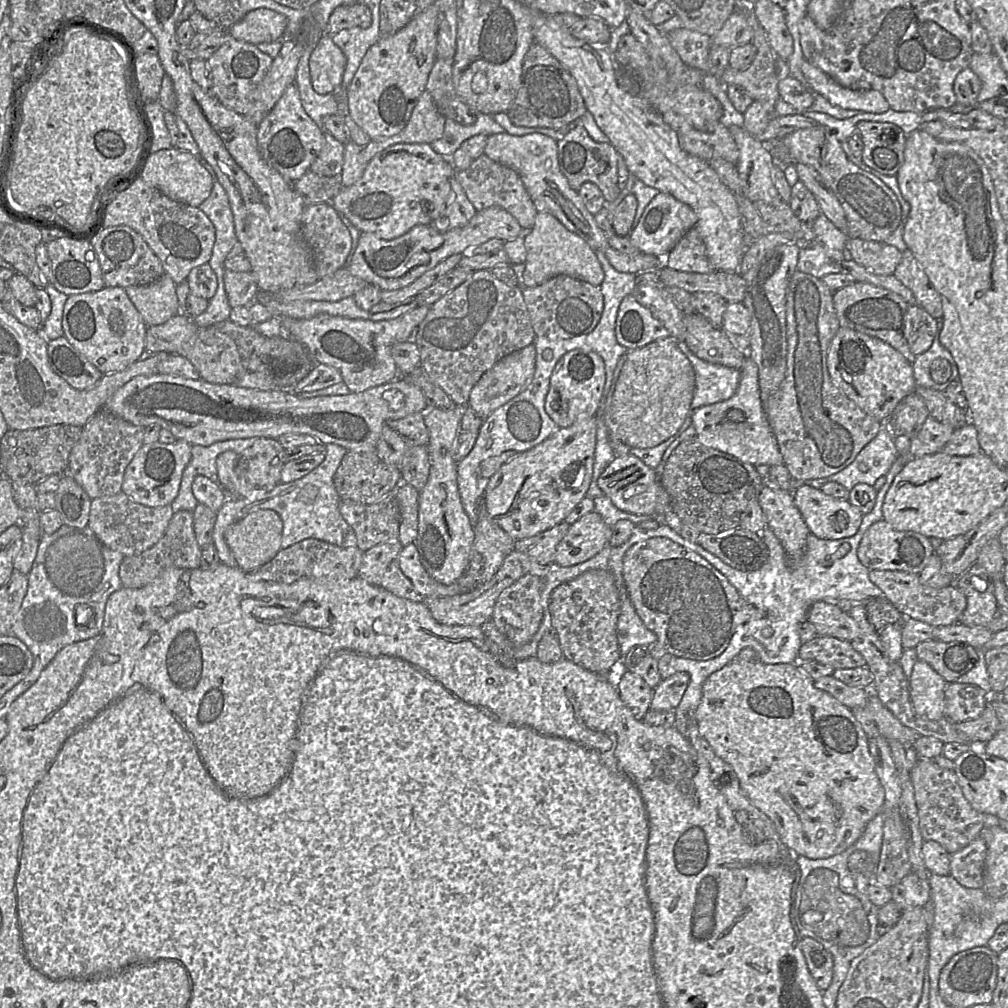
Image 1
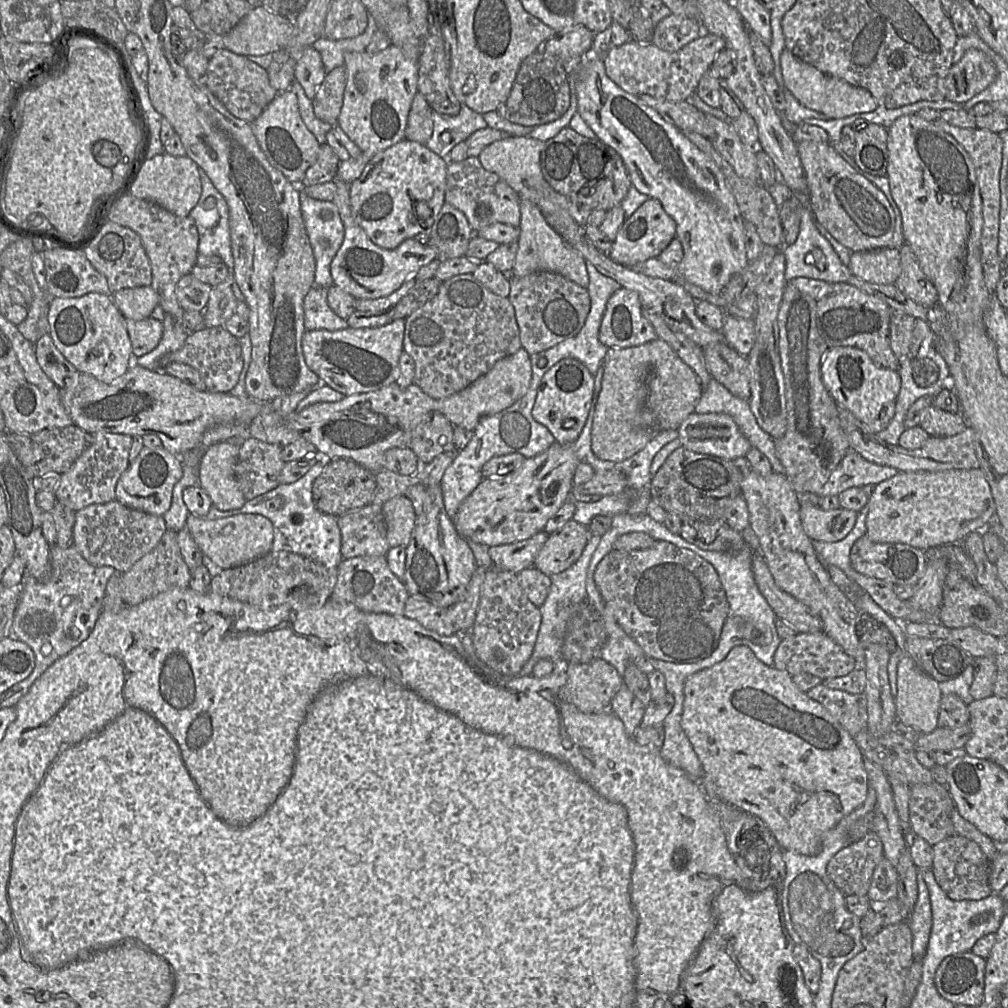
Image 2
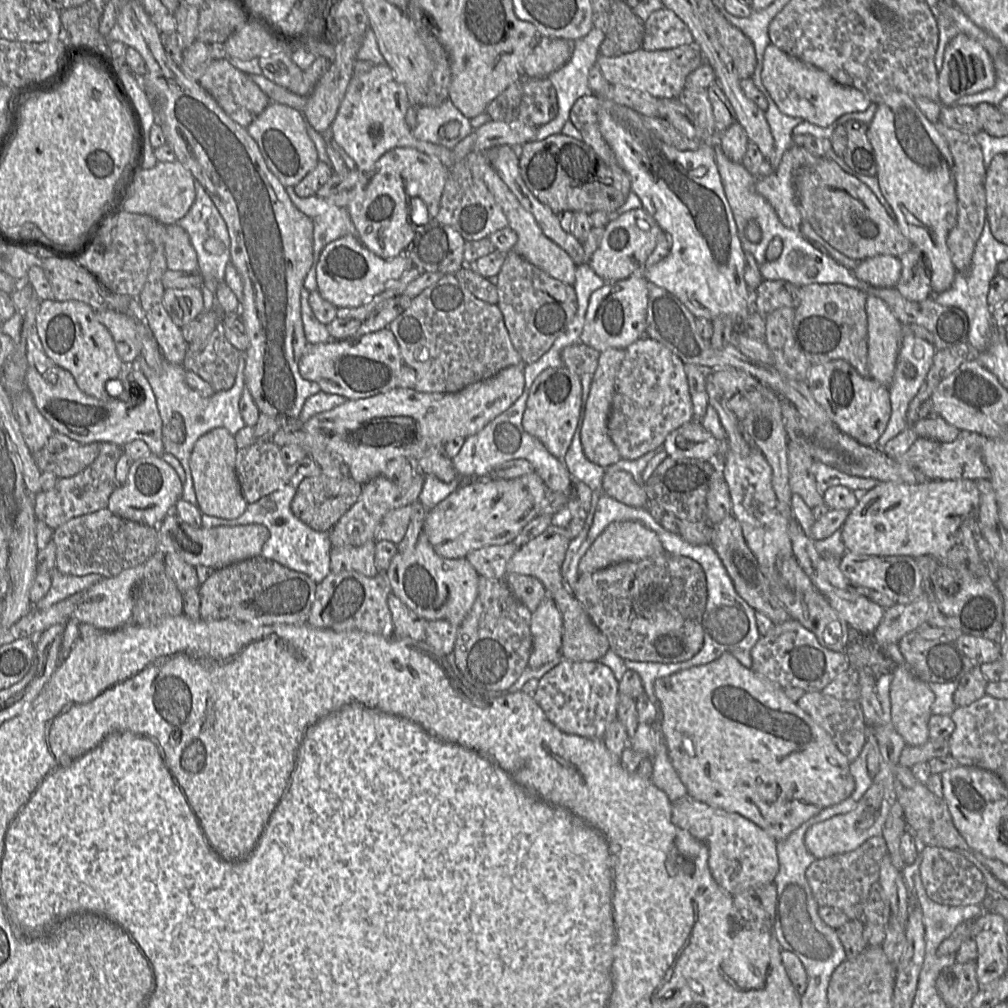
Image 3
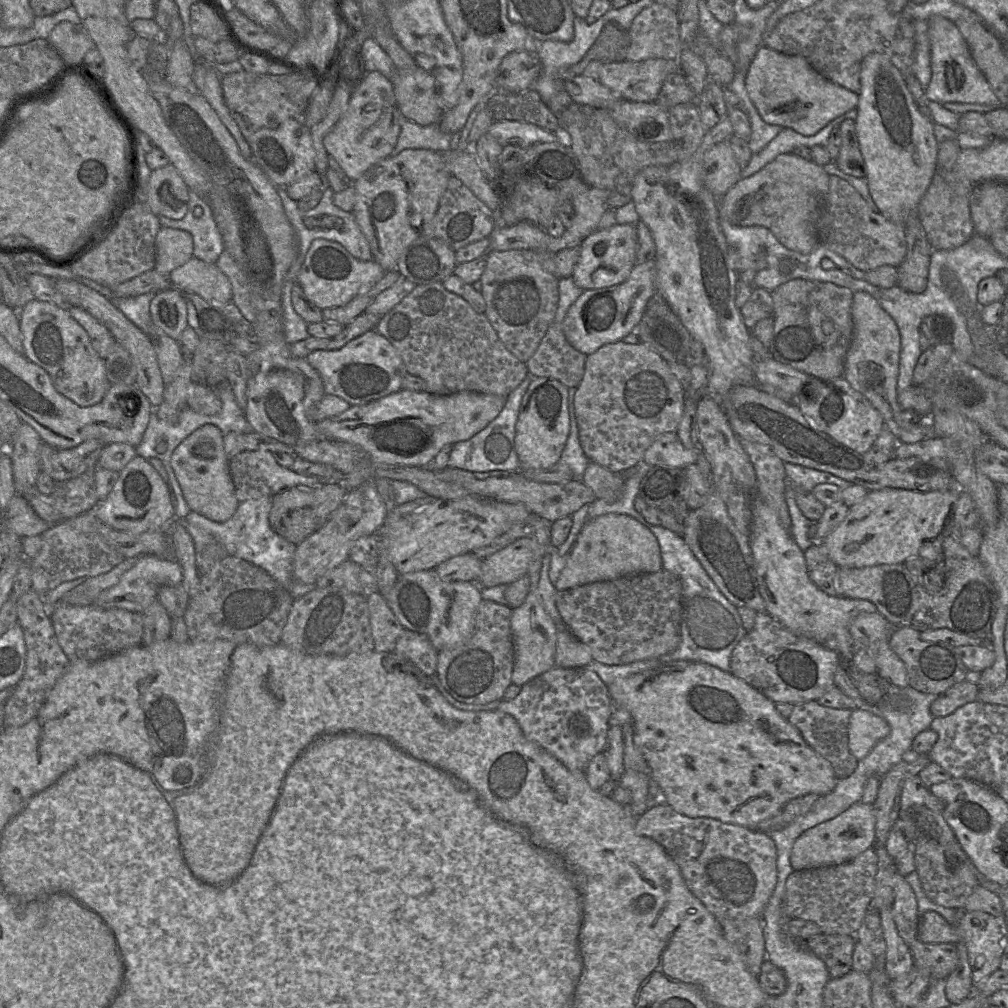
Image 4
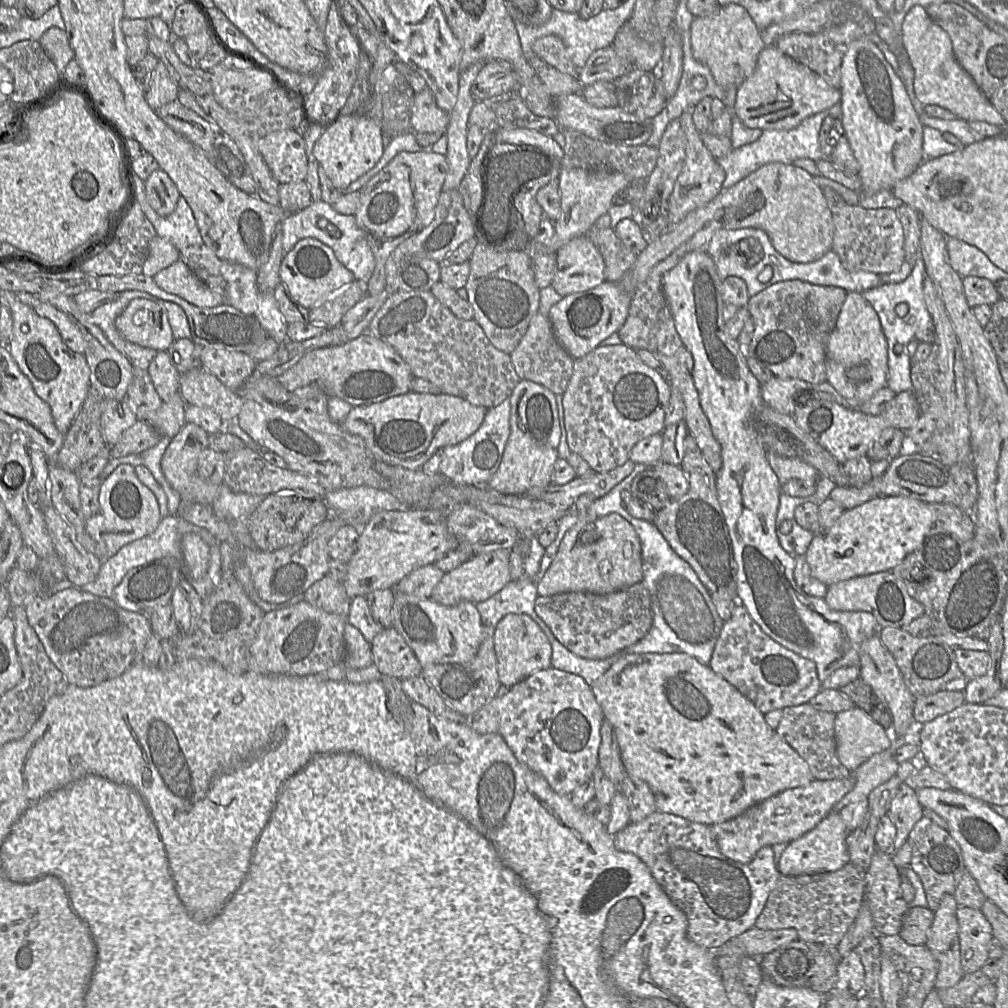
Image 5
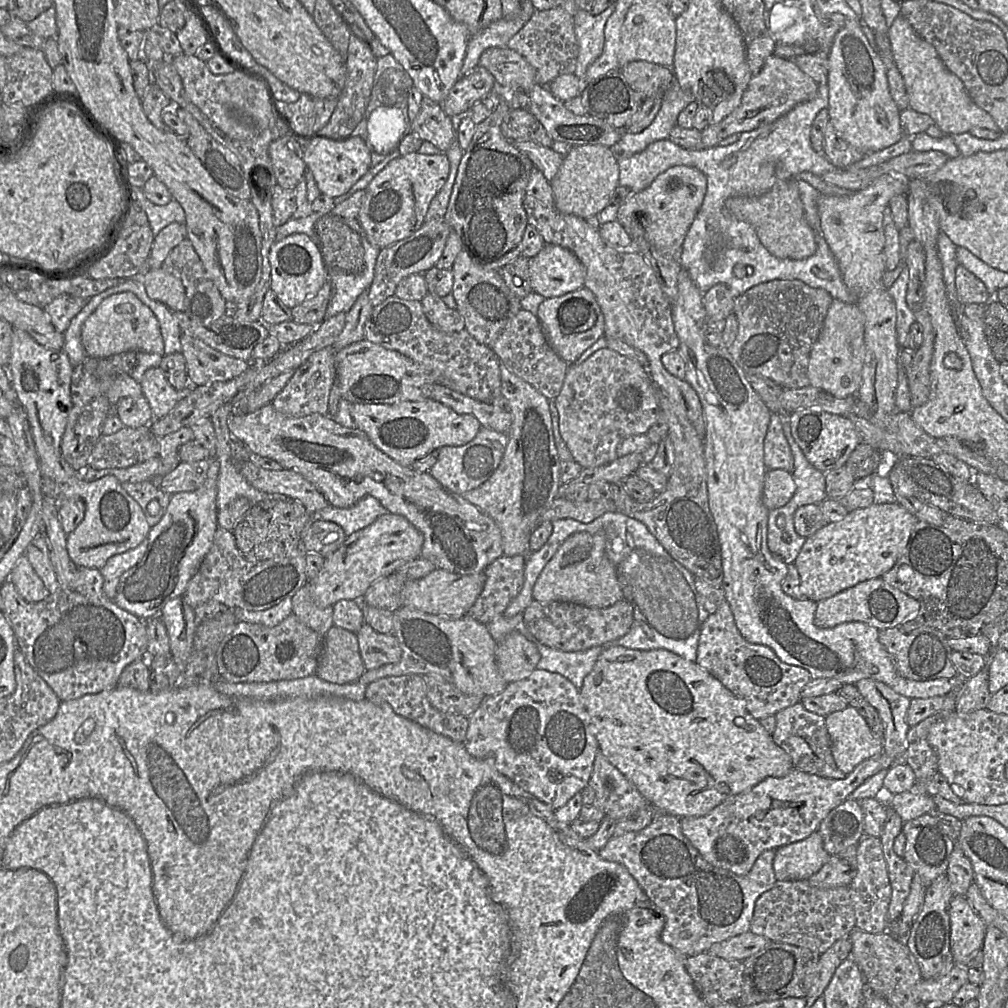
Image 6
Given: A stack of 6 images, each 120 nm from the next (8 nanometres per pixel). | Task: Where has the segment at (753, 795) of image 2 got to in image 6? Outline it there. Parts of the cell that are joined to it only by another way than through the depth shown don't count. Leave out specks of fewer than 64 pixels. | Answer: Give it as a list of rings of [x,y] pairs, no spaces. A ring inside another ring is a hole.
[[[622,646],[610,647],[600,654],[592,671],[584,678],[579,693],[589,715],[599,751],[658,811],[658,814],[675,816],[680,820],[683,817],[705,816],[729,797],[754,787],[768,777],[784,777],[794,768],[791,758],[774,744],[771,735],[763,729],[760,722],[746,711],[743,701],[735,697],[718,679],[695,662],[688,661],[668,650],[635,650]]]

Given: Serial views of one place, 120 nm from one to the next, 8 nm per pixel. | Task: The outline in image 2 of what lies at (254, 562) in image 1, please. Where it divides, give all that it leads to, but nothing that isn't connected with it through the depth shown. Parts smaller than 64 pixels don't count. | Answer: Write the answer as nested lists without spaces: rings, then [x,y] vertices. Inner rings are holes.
[[[189,514],[186,528],[203,555],[221,569],[242,566],[271,553],[273,524],[260,514],[241,514],[217,520],[207,520]]]

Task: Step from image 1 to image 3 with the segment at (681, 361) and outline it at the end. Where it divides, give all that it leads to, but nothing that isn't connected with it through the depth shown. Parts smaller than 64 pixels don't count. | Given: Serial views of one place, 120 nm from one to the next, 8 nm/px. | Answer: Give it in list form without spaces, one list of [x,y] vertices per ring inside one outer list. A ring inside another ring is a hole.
[[[611,348],[601,352],[598,367],[593,375],[590,394],[585,404],[582,404],[581,415],[583,422],[580,431],[580,440],[586,458],[603,468],[616,464],[621,460],[618,449],[608,433],[608,420],[611,412],[615,392],[615,380],[625,357],[625,349]]]

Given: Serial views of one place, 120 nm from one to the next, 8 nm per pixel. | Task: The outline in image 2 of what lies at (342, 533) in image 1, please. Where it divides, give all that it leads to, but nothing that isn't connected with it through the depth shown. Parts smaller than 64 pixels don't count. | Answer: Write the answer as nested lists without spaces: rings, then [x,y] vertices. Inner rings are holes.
[[[327,456],[321,457],[323,457],[323,460],[316,463],[303,477],[296,482],[290,484],[280,484],[275,489],[252,500],[246,501],[245,505],[240,509],[222,511],[212,506],[206,516],[207,520],[217,520],[241,514],[260,514],[268,518],[273,524],[274,538],[271,552],[292,552],[320,562],[326,567],[337,567],[344,560],[341,555],[341,531],[338,526],[338,519],[336,516],[319,511],[316,508],[312,497],[313,483],[315,479],[322,473],[326,463],[330,461],[330,458]]]

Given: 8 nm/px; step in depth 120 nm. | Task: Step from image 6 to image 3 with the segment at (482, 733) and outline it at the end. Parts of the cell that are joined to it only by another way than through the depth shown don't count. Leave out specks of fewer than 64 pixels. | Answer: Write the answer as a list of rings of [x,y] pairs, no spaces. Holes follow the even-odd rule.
[[[563,660],[538,680],[533,698],[551,723],[567,734],[604,739],[608,727],[617,719],[619,703],[619,681],[608,666],[600,661]]]

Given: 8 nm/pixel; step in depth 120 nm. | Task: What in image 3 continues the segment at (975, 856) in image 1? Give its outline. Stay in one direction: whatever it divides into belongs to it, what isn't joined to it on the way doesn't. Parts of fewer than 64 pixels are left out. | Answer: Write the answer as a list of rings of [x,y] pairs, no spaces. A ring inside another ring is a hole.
[[[925,846],[921,850],[919,873],[928,896],[935,902],[948,906],[982,904],[989,894],[982,872],[966,857],[953,850]]]

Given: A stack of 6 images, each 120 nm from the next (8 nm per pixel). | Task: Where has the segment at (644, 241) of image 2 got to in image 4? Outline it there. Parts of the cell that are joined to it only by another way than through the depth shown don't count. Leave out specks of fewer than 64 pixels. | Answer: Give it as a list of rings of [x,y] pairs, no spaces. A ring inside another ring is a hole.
[[[617,224],[597,229],[579,243],[579,259],[571,278],[583,290],[611,287],[624,282],[637,263],[638,237],[635,224]]]

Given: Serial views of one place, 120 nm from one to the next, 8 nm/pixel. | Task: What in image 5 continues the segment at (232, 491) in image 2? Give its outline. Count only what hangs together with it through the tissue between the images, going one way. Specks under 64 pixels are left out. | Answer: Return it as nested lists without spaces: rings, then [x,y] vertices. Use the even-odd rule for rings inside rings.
[[[186,423],[180,432],[171,439],[166,448],[161,467],[168,482],[176,490],[182,501],[211,505],[219,494],[220,485],[214,485],[201,479],[197,473],[197,461],[200,453],[208,448],[209,434],[201,427]]]

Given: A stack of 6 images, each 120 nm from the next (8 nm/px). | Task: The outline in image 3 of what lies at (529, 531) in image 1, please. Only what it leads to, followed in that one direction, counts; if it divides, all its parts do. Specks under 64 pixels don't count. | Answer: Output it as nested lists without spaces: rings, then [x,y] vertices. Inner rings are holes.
[[[536,472],[515,479],[489,476],[473,479],[427,511],[423,532],[439,556],[463,558],[480,548],[511,543],[529,522],[540,515],[546,494],[547,487]]]

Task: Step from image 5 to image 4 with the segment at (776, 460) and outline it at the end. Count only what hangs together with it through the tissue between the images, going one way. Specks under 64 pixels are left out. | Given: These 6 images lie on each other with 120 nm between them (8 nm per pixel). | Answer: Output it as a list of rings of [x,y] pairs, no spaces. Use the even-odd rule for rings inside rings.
[[[785,463],[785,473],[788,488],[796,490],[797,492],[811,492],[818,484],[834,484],[841,489],[853,485],[852,483],[828,472],[797,464]]]

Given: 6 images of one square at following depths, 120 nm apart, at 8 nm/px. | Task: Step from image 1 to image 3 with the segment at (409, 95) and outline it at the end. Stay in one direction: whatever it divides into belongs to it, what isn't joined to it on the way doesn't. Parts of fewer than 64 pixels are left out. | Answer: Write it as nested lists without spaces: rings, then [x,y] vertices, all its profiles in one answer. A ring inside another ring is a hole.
[[[386,64],[374,65],[368,72],[354,75],[348,84],[337,116],[332,123],[332,139],[353,159],[360,173],[370,171],[386,152],[397,148],[416,149],[437,159],[446,168],[456,162],[452,150],[416,139],[406,124],[410,107],[405,87],[399,84],[391,68]]]

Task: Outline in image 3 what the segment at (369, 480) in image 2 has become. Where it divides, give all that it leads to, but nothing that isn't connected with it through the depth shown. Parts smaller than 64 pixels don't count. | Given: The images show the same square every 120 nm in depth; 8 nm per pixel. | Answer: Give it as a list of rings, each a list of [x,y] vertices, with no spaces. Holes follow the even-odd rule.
[[[323,473],[307,477],[299,482],[291,502],[293,514],[315,531],[328,532],[339,519],[355,504],[361,495],[363,485],[349,475],[329,477]]]

